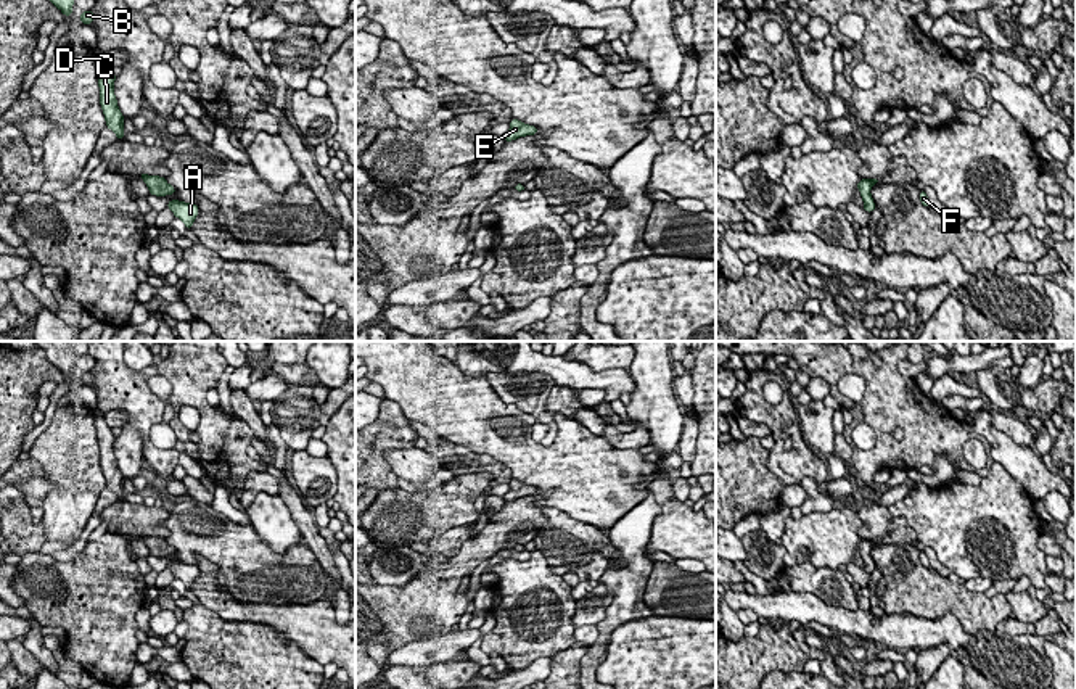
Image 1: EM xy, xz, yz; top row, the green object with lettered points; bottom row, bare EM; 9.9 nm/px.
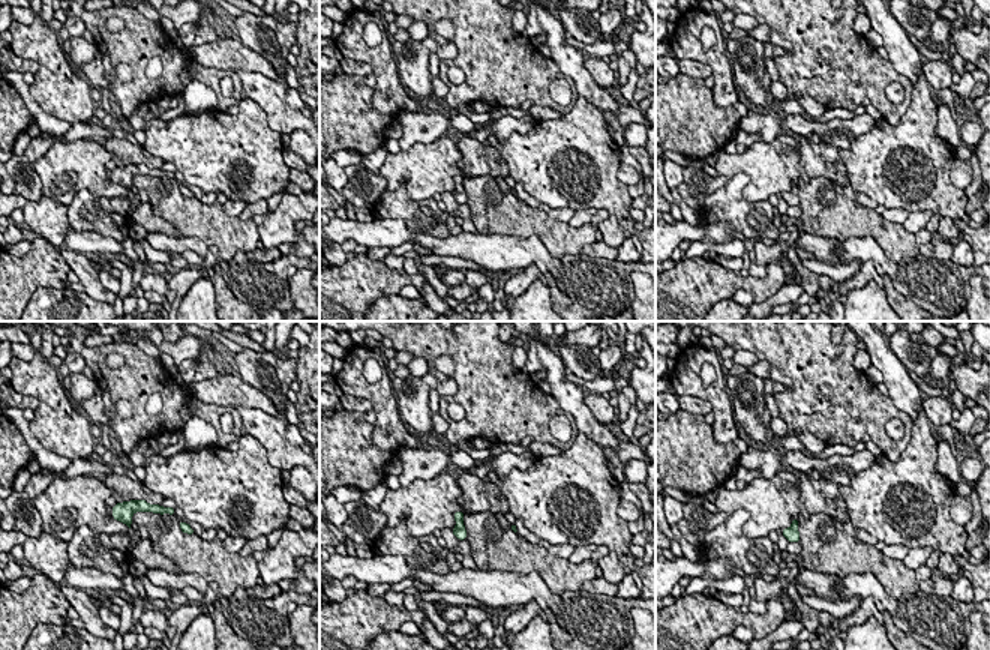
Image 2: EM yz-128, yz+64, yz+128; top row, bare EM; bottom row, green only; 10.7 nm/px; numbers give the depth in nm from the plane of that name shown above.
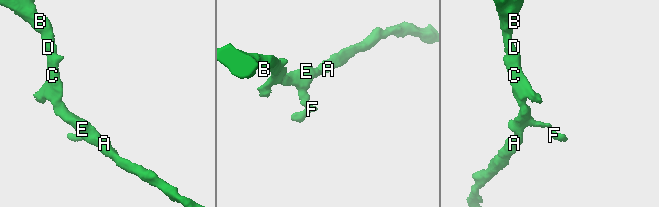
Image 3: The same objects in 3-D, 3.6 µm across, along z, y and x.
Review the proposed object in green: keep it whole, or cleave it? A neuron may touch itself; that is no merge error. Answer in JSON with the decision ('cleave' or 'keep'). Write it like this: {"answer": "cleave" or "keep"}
{"answer": "keep"}

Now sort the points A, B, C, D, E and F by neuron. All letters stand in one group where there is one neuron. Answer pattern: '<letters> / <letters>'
A B C D E F

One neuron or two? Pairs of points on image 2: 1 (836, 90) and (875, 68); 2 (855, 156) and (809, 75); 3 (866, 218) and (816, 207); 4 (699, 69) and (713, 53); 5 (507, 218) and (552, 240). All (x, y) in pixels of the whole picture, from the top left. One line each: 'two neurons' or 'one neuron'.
1: one neuron
2: two neurons
3: one neuron
4: two neurons
5: one neuron

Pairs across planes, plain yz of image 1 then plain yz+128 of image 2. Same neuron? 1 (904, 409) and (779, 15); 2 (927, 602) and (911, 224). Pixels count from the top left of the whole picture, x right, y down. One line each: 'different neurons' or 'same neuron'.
1: same neuron
2: different neurons

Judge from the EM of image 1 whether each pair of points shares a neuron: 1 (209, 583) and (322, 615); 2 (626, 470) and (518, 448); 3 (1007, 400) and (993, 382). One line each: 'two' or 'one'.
1: one
2: one
3: one

